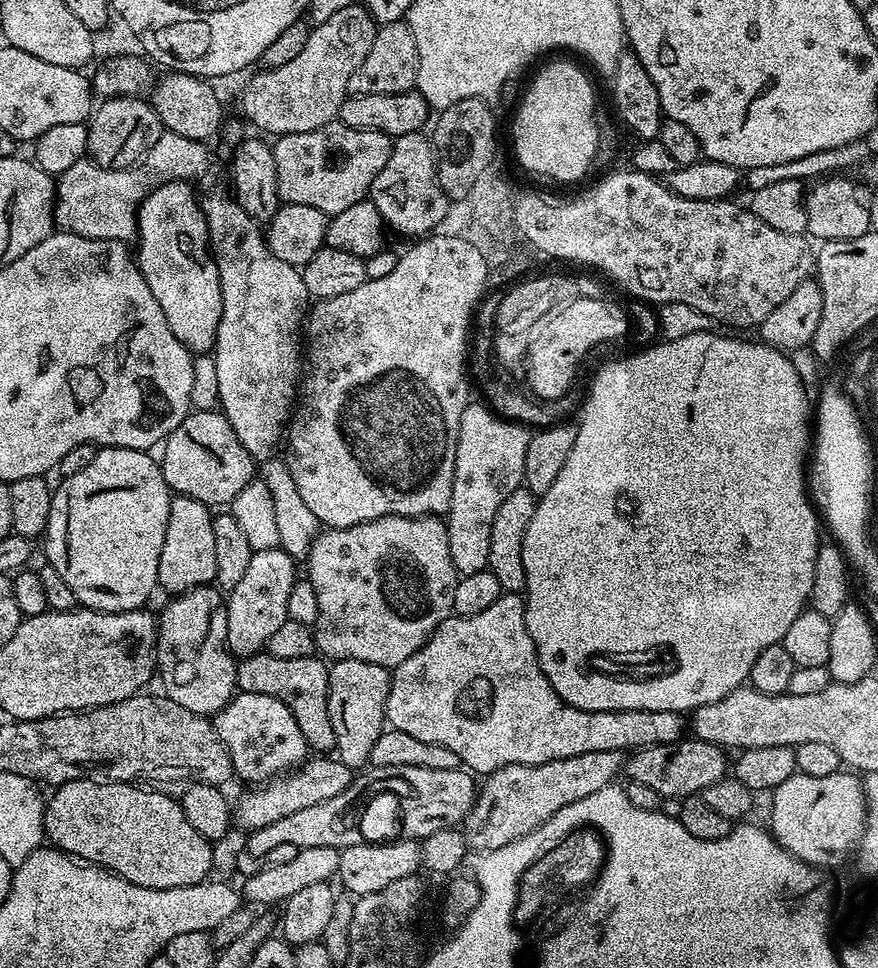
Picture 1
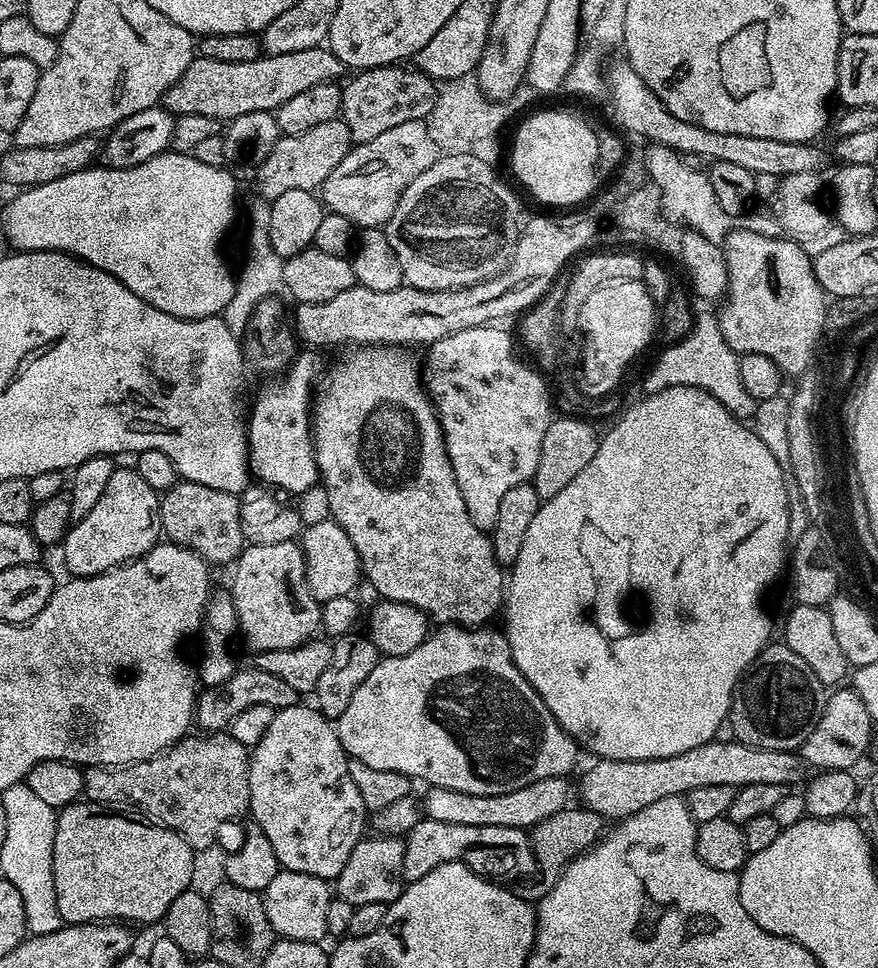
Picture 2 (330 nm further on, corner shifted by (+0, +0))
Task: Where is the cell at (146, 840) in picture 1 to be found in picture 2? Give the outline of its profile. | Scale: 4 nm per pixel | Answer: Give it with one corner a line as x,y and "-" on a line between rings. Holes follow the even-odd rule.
77,802
59,809
54,830
52,873
58,914
65,925
97,922
159,925
170,910
170,902
193,887
197,853
175,830
155,822
135,820
124,812
116,811
120,810
95,802

